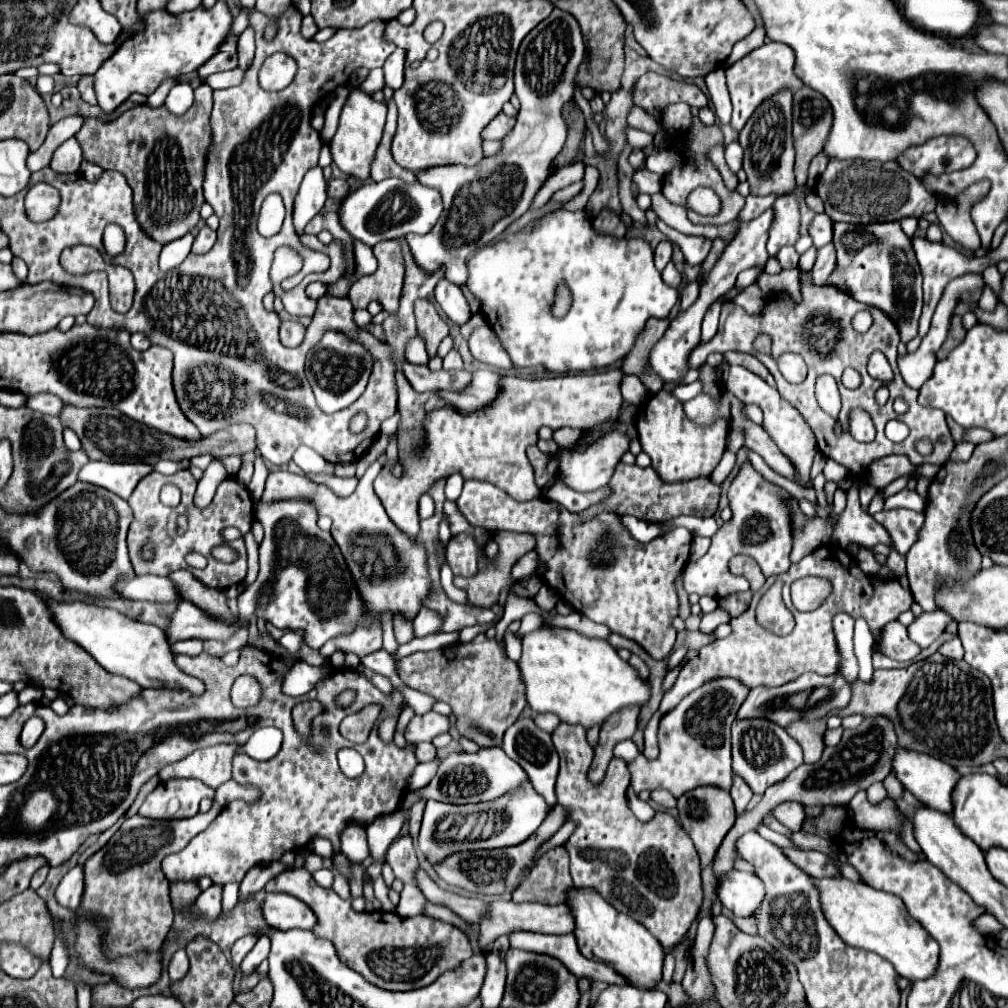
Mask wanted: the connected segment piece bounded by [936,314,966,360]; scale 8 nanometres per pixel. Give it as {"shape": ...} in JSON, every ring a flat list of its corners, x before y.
{"shape":[[952,316,952,320,950,320,950,330,948,330,948,338,946,338,946,342,942,344,942,348,936,352,936,358,938,360,942,360,944,356,948,356,948,352,954,348,954,346,958,346,962,340,964,340,964,334,966,334,966,330,962,328,962,322,960,322,960,316]]}

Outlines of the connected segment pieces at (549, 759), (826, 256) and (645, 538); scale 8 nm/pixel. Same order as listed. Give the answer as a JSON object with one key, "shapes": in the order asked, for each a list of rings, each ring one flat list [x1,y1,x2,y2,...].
{"shapes":[[[522,714,504,734,504,752,516,760,522,770,528,774,530,782,534,784,534,788,546,798,546,802,550,806,556,804,556,794,554,794,554,784,556,784,556,776,558,776,558,752,550,740,550,734,540,730,536,724,534,724,534,718,530,714]],[[832,244,818,248,816,262,814,262,814,268,812,268,812,280,810,282,814,286,824,284,826,278,828,278,828,274,832,274,832,270,834,270,834,262,836,262,836,252,834,252]],[[622,516,622,524,630,530,630,534,638,540,638,542,650,542,662,534,666,534,666,528,662,522,644,522,632,516]]]}

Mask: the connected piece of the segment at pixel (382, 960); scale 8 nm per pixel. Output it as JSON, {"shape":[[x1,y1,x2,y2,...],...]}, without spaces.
{"shape":[[294,868,280,872,272,878,272,882,266,884,266,890,284,890,286,894,296,896,298,900,304,900,316,914,316,924,312,932,320,938,326,938,334,944,338,956,342,958,344,964,348,964,354,972,364,976,366,982,382,988,382,990,392,990,392,992,408,992,408,990,418,990,424,986,430,986,442,972,458,968,466,958,474,954,474,948,468,940,468,936,462,930,456,930,456,926,448,926,446,922,432,920,432,918,400,918,394,912,354,912,350,906,350,900,342,900,332,888,322,888,312,880,312,874,306,872,304,868]]}

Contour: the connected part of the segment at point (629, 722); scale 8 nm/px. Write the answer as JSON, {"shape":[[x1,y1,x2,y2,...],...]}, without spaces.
{"shape":[[626,706,618,712,614,712,608,720,604,720,604,724,600,728,600,744,596,748,594,762,588,770,588,780,602,782,608,762,612,760,612,748,620,740,628,740,634,734,636,724,638,724,638,714,640,714,638,706]]}

